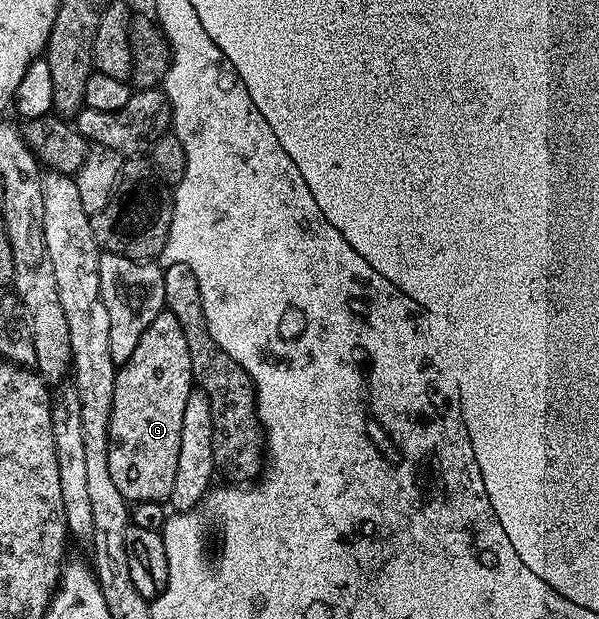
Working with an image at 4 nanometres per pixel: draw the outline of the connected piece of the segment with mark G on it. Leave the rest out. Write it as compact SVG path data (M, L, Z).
M163 311L148 323L148 331L140 335L140 343L136 343L136 351L128 355L128 359L120 366L117 366L114 374L114 390L112 391L112 415L110 416L110 438L108 439L108 472L119 489L120 495L126 497L127 502L137 503L140 501L161 501L165 502L172 491L172 482L176 480L176 459L180 455L180 427L184 424L184 406L188 404L188 395L195 388L196 382L192 371L192 355L188 355L188 339L184 339L184 331L180 331L180 323L176 315L169 311Z

